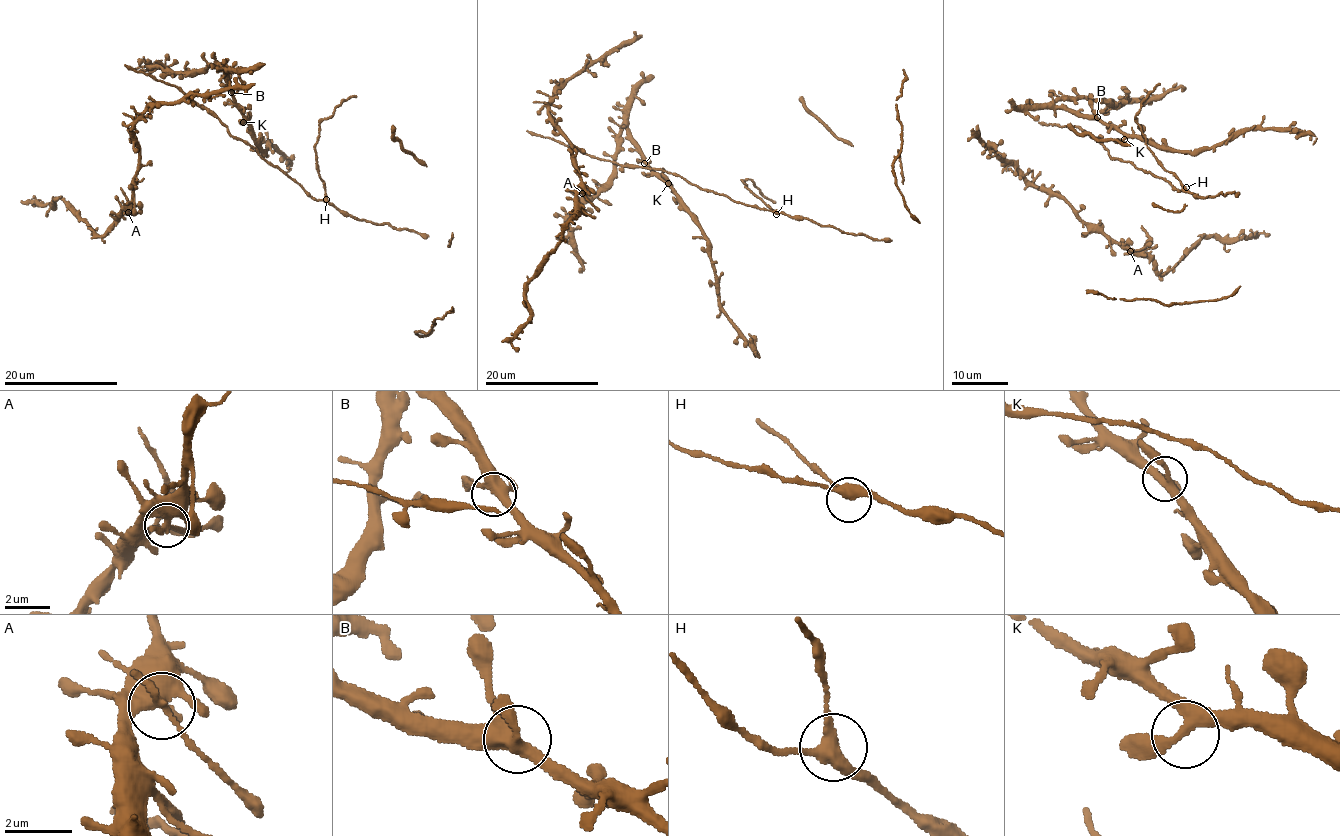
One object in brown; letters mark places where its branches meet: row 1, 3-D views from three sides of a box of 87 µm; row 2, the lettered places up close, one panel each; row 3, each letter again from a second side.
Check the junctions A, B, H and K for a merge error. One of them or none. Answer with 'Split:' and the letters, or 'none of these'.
Split: A

